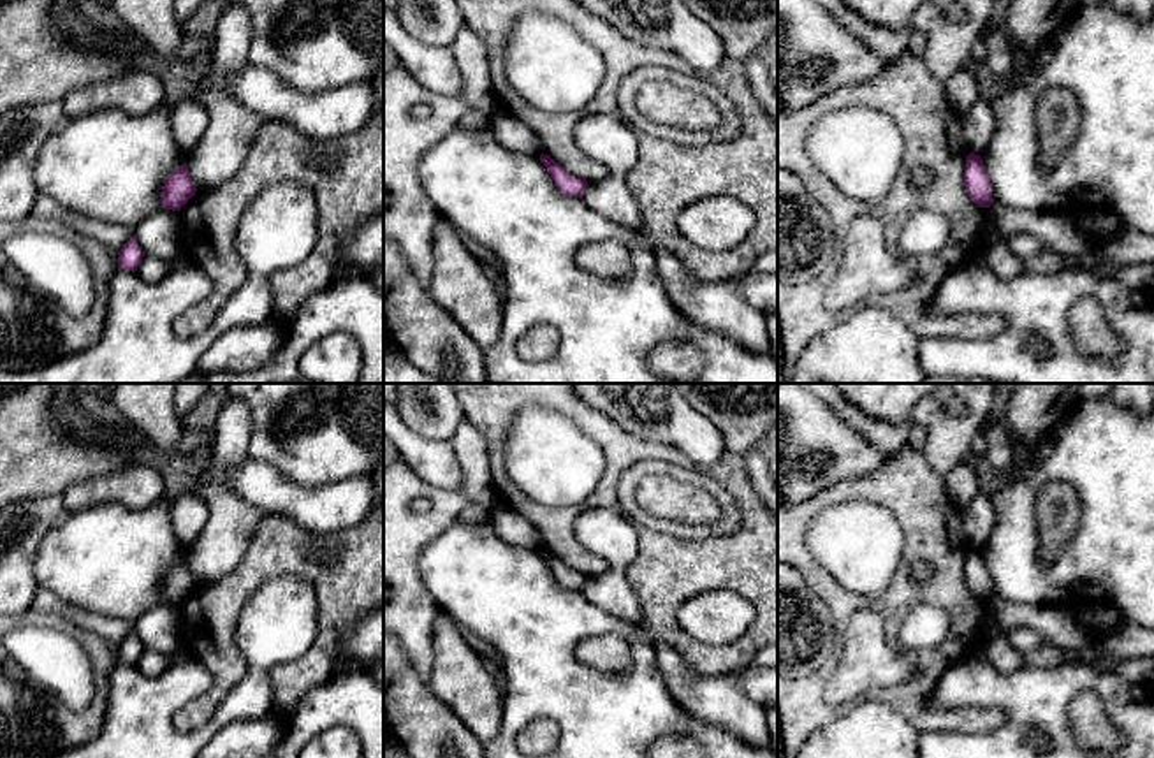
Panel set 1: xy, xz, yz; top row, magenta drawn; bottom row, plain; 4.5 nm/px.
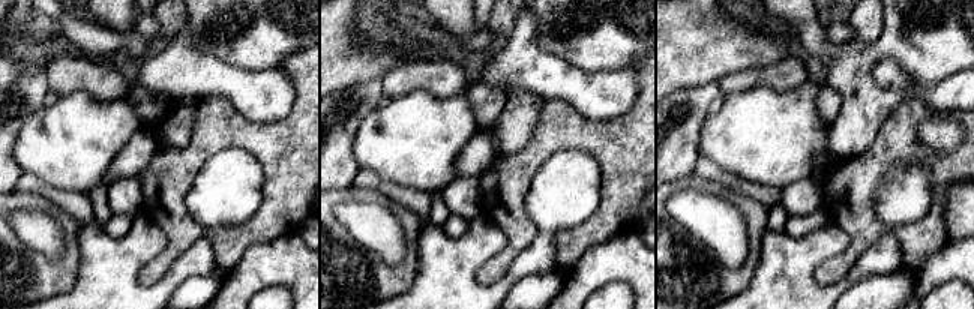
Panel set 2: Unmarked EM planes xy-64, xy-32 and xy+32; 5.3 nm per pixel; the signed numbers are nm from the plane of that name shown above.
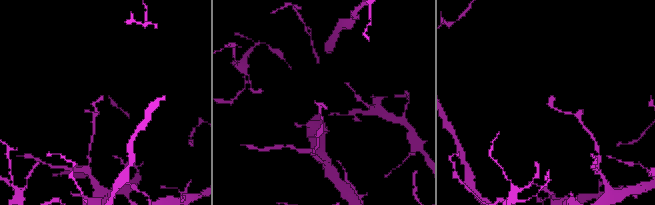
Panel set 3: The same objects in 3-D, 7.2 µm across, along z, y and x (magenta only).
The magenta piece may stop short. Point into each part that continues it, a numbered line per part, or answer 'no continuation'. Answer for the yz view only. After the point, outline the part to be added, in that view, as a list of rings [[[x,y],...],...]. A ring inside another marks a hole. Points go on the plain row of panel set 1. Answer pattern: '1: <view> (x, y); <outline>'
no continuation

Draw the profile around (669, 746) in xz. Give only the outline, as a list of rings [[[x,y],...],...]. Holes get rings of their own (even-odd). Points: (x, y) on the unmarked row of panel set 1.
[[[663,735],[651,744],[649,758],[705,758],[705,751],[693,737]]]

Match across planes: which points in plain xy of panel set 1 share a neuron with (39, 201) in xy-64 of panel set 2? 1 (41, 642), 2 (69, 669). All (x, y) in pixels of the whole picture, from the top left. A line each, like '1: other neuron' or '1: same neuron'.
1: other neuron
2: other neuron

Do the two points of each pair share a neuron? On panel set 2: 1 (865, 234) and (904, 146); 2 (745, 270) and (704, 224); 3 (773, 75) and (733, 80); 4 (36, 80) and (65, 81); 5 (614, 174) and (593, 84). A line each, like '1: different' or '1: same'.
1: same
2: different
3: same
4: different
5: different

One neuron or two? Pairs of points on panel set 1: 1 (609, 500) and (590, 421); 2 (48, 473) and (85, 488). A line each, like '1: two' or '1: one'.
1: one
2: two

